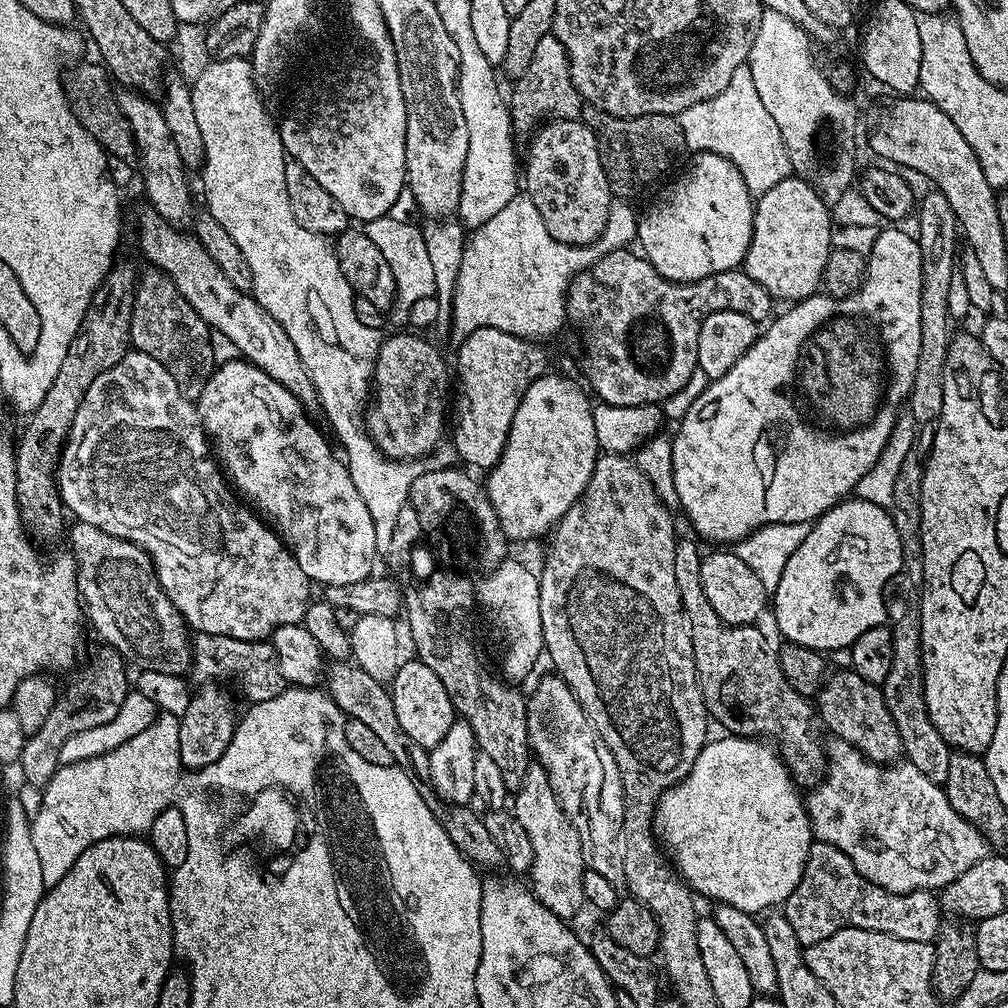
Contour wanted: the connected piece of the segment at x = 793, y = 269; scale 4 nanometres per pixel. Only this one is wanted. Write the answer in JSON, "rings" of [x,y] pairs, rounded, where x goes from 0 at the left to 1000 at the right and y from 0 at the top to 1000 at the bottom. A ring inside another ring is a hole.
{"rings":[[[787,173],[749,199],[746,235],[736,269],[771,299],[789,300],[811,293],[815,286],[813,277],[815,268],[819,268],[819,256],[826,247],[826,225],[822,203],[801,178]]]}

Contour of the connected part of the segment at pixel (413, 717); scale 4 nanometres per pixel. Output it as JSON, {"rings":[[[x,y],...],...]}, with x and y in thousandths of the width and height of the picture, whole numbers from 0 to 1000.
{"rings":[[[415,653],[402,654],[397,659],[387,676],[387,686],[391,696],[391,708],[395,712],[395,720],[407,728],[407,732],[415,740],[428,744],[442,731],[448,716],[453,713],[454,707],[448,701],[446,688],[442,688],[442,681],[423,657]]]}

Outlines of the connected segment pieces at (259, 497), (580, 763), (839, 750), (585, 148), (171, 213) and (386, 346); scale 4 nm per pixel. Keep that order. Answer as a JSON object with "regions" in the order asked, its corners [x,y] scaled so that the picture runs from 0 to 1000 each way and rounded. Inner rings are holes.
{"regions":[[[[241,355],[234,356],[226,357],[222,362],[219,360],[213,366],[202,378],[202,386],[193,398],[202,429],[225,475],[255,509],[264,513],[265,519],[281,536],[296,562],[300,562],[300,569],[307,571],[311,580],[347,581],[351,577],[366,574],[370,570],[369,559],[375,555],[371,518],[367,514],[367,506],[363,506],[363,498],[353,495],[355,485],[347,474],[344,459],[329,449],[320,431],[310,422],[306,414],[309,412],[298,396],[288,391],[284,383],[272,379],[272,375],[268,375],[268,371],[256,363]],[[352,504],[353,524],[349,524],[349,507]],[[336,536],[350,545],[345,544],[340,548],[333,541]]],[[[554,669],[548,671],[540,671],[532,679],[528,690],[523,691],[524,700],[524,741],[527,749],[544,765],[546,772],[546,780],[550,784],[550,788],[554,792],[554,796],[558,800],[558,804],[562,808],[562,812],[565,812],[565,815],[569,819],[569,823],[573,823],[573,835],[577,835],[577,851],[579,852],[579,860],[592,867],[597,867],[603,875],[607,876],[612,883],[619,881],[619,872],[621,871],[621,863],[617,859],[617,851],[619,844],[615,838],[615,824],[617,823],[617,815],[619,814],[619,785],[617,784],[617,772],[613,768],[613,756],[609,756],[609,748],[605,748],[605,744],[601,740],[601,736],[597,736],[597,732],[591,727],[591,722],[584,716],[583,710],[577,704],[577,700],[569,692],[569,688],[565,685],[565,681],[562,681],[562,677]]],[[[828,732],[822,735],[819,738],[821,761],[813,777],[800,790],[806,827],[811,833],[831,839],[847,855],[855,871],[884,885],[935,883],[950,867],[958,867],[966,855],[974,855],[974,851],[982,848],[979,831],[942,800],[936,781],[923,776],[911,760],[900,756],[868,758],[843,740],[843,736]]],[[[547,118],[532,128],[527,139],[524,164],[518,167],[518,179],[524,182],[522,191],[533,204],[542,226],[554,240],[573,243],[590,241],[598,232],[609,193],[594,160],[589,133],[576,118]]],[[[123,89],[116,94],[117,105],[125,120],[129,123],[132,137],[135,138],[137,152],[137,171],[143,174],[143,190],[147,193],[150,209],[156,210],[166,222],[183,224],[191,217],[190,190],[187,188],[187,179],[183,176],[185,166],[178,156],[173,137],[160,111],[160,104],[146,94],[134,89]]],[[[406,329],[407,331],[393,331],[389,334],[387,334],[385,336],[385,334],[378,340],[378,343],[376,345],[376,351],[375,351],[375,355],[373,356],[373,361],[372,361],[372,371],[370,373],[370,384],[369,384],[369,398],[366,400],[366,403],[364,404],[364,407],[362,408],[362,428],[364,429],[365,433],[368,434],[368,436],[372,438],[373,443],[376,445],[376,447],[378,449],[380,449],[382,452],[384,452],[385,455],[393,455],[393,456],[401,456],[401,455],[420,455],[422,452],[424,451],[428,451],[429,448],[431,448],[433,446],[433,444],[435,444],[438,440],[438,438],[439,438],[438,431],[440,429],[442,429],[442,421],[441,421],[441,425],[440,425],[440,413],[442,411],[442,397],[444,395],[446,395],[446,389],[445,389],[445,393],[444,393],[444,373],[445,373],[445,377],[446,377],[446,365],[444,362],[444,365],[442,363],[442,359],[439,355],[439,353],[437,351],[438,346],[430,339],[427,338],[424,334],[421,335],[417,335],[415,333],[415,331]]]]}

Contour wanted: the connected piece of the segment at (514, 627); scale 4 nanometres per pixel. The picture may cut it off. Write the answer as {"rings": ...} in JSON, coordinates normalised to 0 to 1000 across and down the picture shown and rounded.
{"rings":[[[505,554],[497,557],[491,563],[487,564],[476,579],[473,578],[473,598],[475,602],[487,607],[488,623],[498,638],[498,665],[501,674],[508,677],[520,674],[530,663],[535,651],[540,647],[540,630],[538,629],[537,591],[535,570],[520,560]]]}

